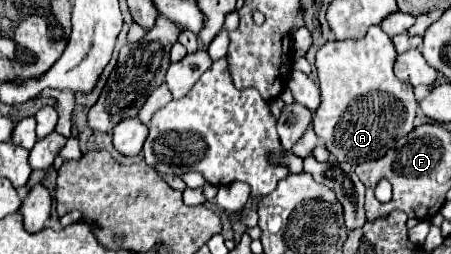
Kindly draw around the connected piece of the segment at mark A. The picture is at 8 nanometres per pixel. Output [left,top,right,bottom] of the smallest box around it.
[313,25,417,165]

